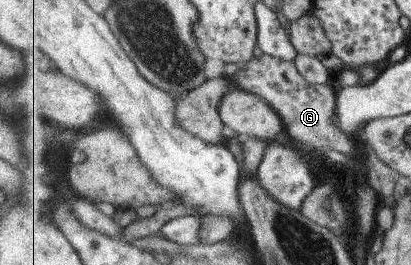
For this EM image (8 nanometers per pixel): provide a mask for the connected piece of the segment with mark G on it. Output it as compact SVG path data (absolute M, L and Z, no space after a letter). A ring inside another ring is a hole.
M262 54L259 58L255 58L249 61L247 64L243 64L241 70L233 75L232 80L235 80L238 88L245 89L247 92L255 93L262 97L267 104L270 105L275 112L279 113L284 120L285 127L288 134L296 139L300 144L311 145L317 150L326 152L328 150L337 150L347 155L347 162L350 162L350 156L355 154L353 150L353 144L349 140L349 135L344 133L336 125L337 116L337 87L329 85L329 83L323 86L315 86L309 84L297 68L294 61L284 61L271 55Z

